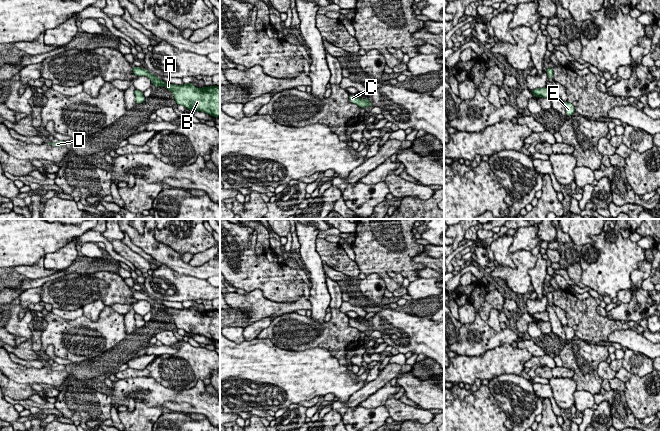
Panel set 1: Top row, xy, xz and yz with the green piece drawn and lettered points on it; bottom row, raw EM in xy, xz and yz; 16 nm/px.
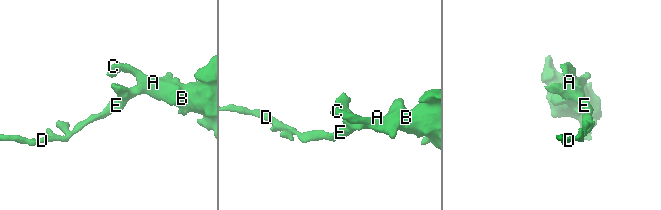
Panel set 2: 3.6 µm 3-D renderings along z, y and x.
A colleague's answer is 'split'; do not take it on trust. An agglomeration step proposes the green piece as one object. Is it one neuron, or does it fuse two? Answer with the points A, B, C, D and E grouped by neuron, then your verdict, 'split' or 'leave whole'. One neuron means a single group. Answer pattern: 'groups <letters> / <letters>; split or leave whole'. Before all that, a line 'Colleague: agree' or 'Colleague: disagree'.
Colleague: disagree
groups A B C D E; leave whole

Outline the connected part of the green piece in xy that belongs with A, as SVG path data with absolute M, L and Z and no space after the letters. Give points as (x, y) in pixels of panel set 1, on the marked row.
M133 66L132 71L137 76L150 78L155 87L163 86L170 90L177 105L183 105L190 111L201 111L214 117L220 117L220 86L197 88L193 83L169 84L141 67Z

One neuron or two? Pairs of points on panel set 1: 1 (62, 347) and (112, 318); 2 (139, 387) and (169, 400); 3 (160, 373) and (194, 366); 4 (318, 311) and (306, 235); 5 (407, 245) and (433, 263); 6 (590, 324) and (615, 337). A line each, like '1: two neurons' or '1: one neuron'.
1: one neuron
2: one neuron
3: one neuron
4: one neuron
5: two neurons
6: two neurons

